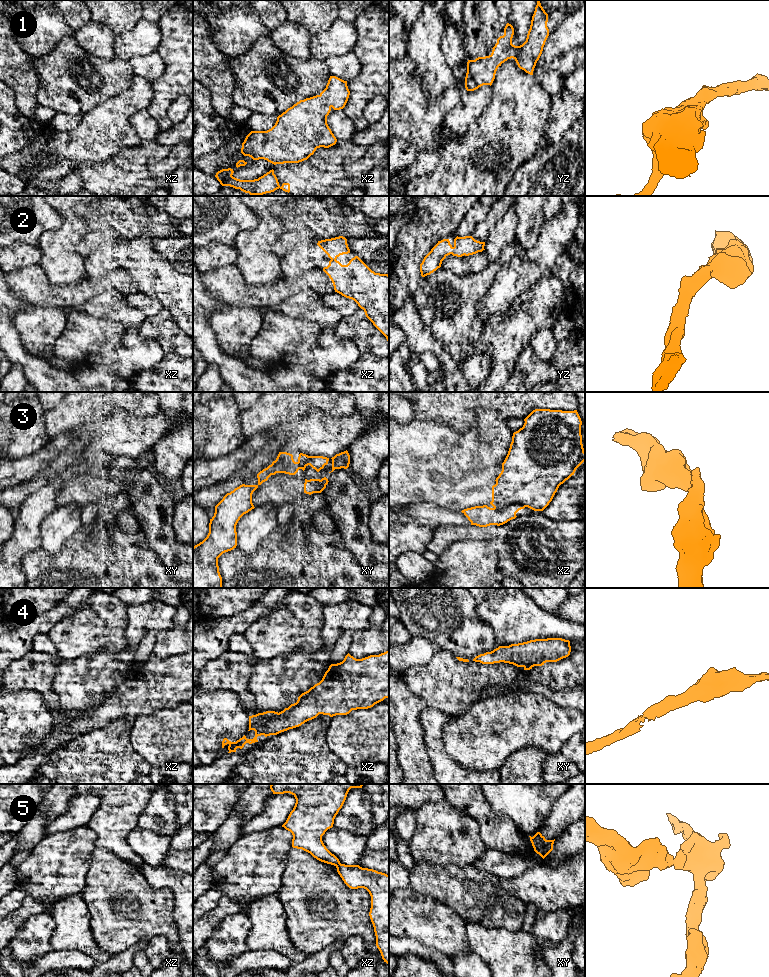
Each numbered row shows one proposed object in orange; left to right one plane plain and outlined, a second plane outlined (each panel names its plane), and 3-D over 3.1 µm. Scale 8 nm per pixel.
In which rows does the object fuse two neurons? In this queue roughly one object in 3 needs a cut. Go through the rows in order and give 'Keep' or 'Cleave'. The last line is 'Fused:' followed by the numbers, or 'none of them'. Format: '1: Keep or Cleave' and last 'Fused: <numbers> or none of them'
1: Keep
2: Keep
3: Keep
4: Keep
5: Cleave
Fused: 5

